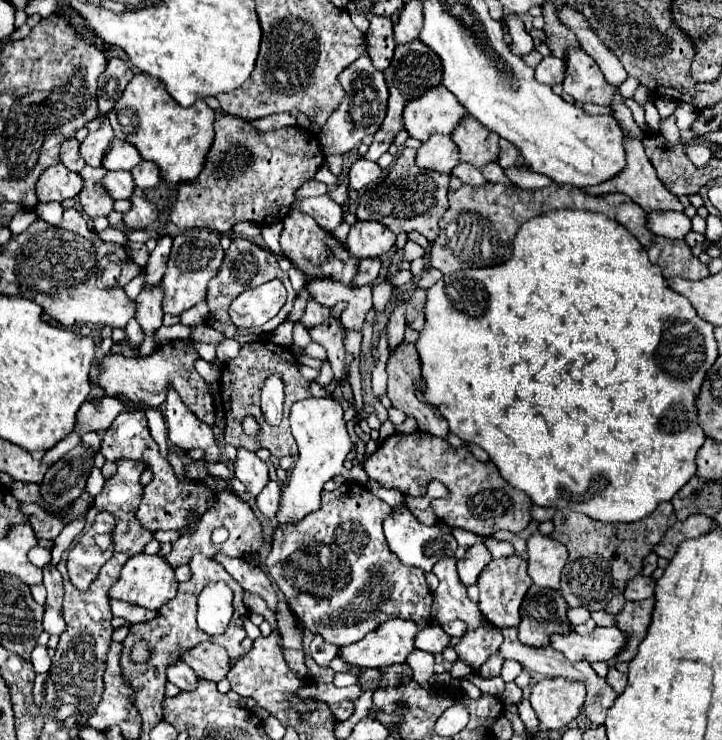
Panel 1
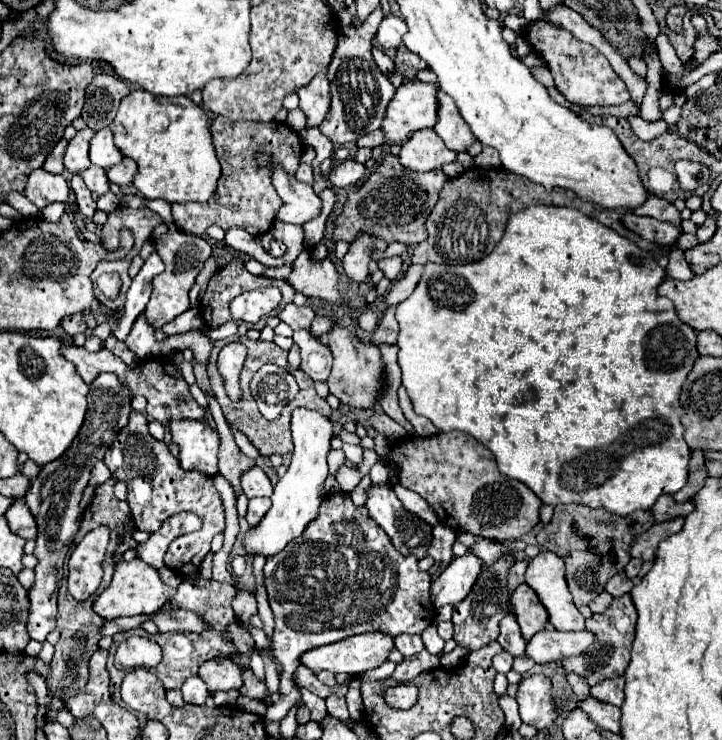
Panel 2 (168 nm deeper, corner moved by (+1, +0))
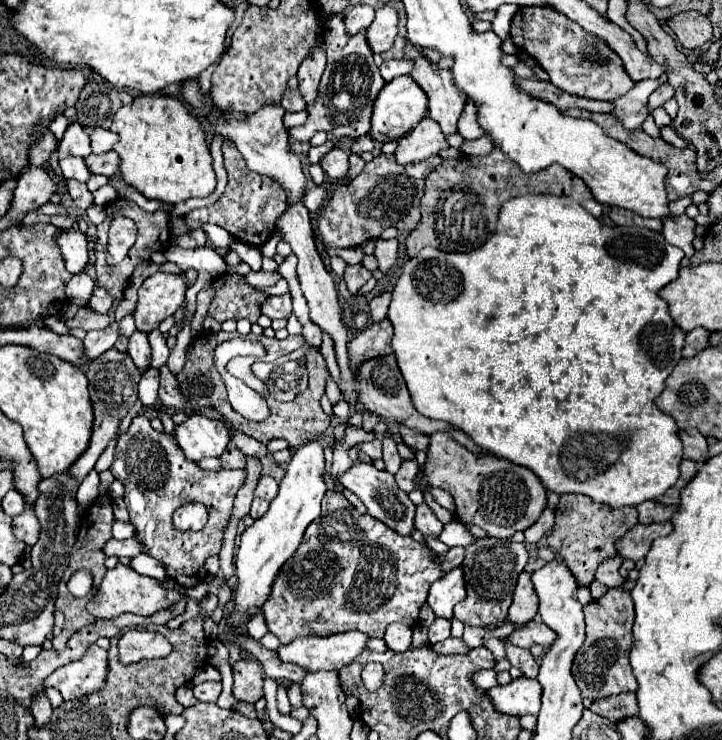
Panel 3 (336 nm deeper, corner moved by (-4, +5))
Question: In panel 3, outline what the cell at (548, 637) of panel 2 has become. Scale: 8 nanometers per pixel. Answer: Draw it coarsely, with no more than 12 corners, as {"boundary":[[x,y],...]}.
{"boundary":[[529,621],[507,635],[517,647],[541,645],[547,649],[555,633],[543,625]]}

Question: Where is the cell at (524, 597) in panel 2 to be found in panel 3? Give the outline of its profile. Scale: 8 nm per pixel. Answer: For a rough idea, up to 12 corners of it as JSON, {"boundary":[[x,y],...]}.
{"boundary":[[531,573],[517,579],[509,619],[525,625],[537,615],[539,601]]}

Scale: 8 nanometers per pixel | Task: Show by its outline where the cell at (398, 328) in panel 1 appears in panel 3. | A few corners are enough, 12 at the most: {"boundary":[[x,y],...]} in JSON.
{"boundary":[[399,427],[403,443],[415,451],[427,453],[429,437]]}

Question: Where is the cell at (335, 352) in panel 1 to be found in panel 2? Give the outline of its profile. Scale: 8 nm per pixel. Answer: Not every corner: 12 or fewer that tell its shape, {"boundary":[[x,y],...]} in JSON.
{"boundary":[[288,304],[278,318],[292,330],[308,330],[316,318],[310,306]]}

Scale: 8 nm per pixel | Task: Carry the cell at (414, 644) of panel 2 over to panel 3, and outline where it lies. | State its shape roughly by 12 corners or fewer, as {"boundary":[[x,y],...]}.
{"boundary":[[387,625],[383,639],[391,651],[411,647],[411,627]]}

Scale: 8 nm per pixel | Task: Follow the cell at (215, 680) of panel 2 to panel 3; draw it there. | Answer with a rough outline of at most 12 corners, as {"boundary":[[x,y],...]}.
{"boundary":[[257,661],[233,665],[233,695],[257,703],[263,671]]}

